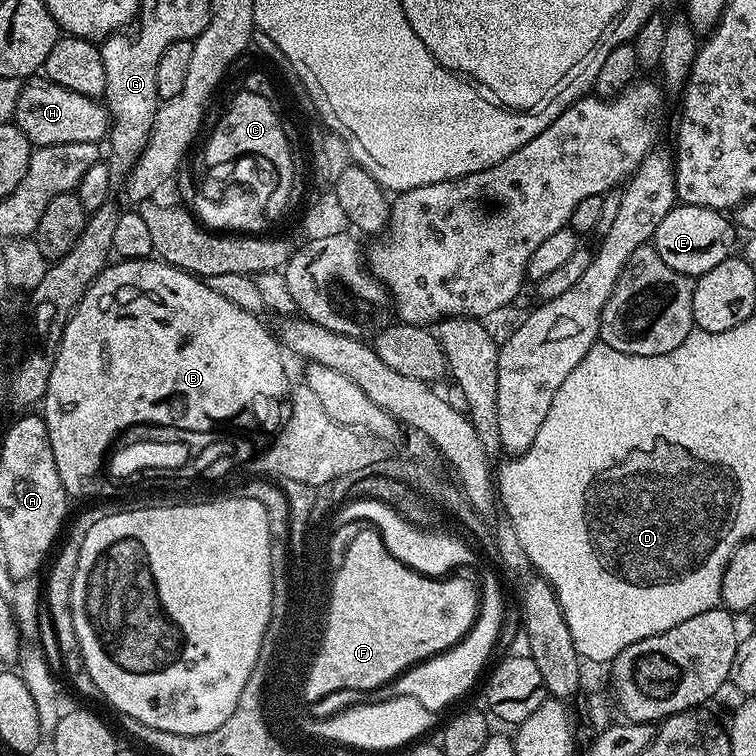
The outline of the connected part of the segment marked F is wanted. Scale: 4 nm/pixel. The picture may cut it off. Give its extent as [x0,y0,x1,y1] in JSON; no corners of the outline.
[306,528,478,701]

